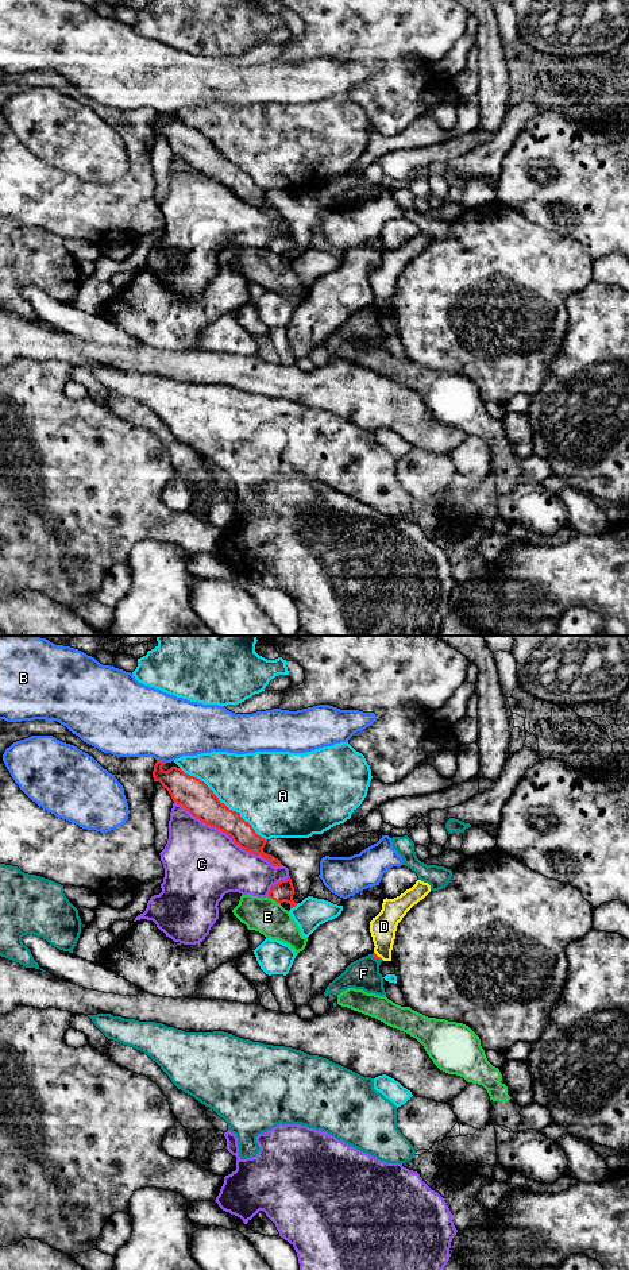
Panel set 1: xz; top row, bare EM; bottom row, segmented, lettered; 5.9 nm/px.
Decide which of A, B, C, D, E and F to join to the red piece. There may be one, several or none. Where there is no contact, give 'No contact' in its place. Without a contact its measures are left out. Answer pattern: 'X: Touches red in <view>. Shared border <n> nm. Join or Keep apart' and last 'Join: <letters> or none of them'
A: Touches red in xz. Shared border 700 nm. Keep apart
B: Touches red in xz. Shared border 60 nm. Keep apart
C: Touches red in xz. Shared border 750 nm. Keep apart
D: Touches red in xz. Shared border 60 nm. Keep apart
E: Touches red in xz. Shared border 90 nm. Keep apart
F: Touches red in xz. Shared border 70 nm. Keep apart
Join: none of them

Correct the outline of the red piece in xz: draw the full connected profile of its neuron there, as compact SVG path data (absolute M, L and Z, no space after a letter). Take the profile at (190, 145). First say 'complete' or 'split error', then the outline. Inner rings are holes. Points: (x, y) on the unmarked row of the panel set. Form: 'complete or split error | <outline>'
complete | M157 112L153 130L169 143L174 155L181 157L201 174L229 188L242 201L263 209L273 219L282 217L278 211L263 204L267 192L258 188L239 165L221 155L204 134L177 119L163 123L165 116L165 113Z

